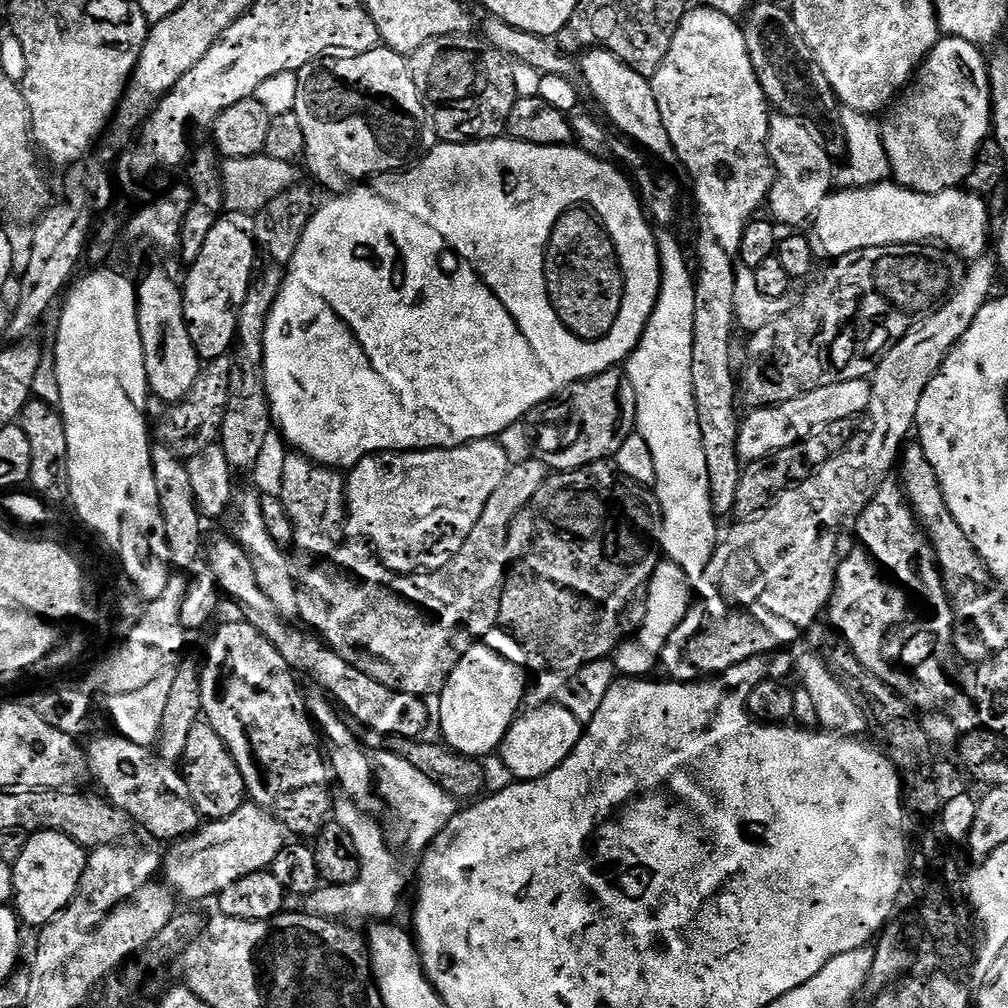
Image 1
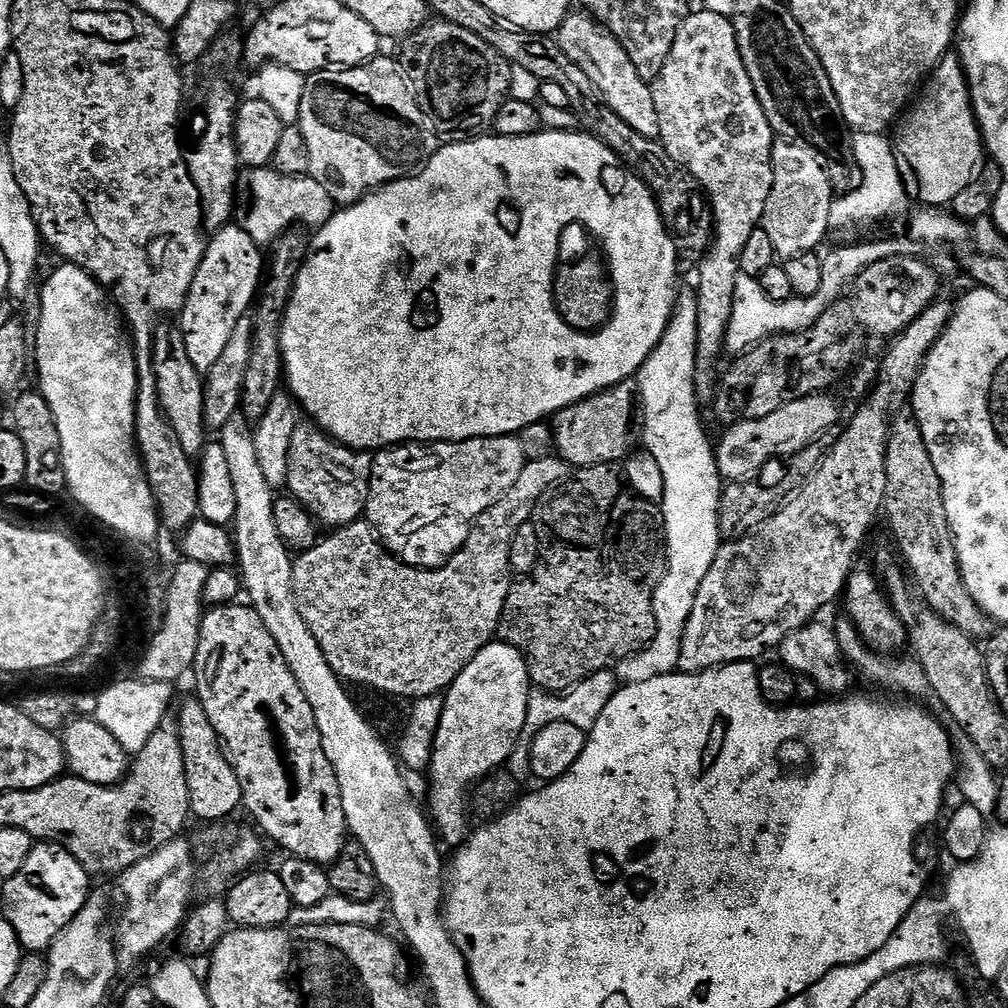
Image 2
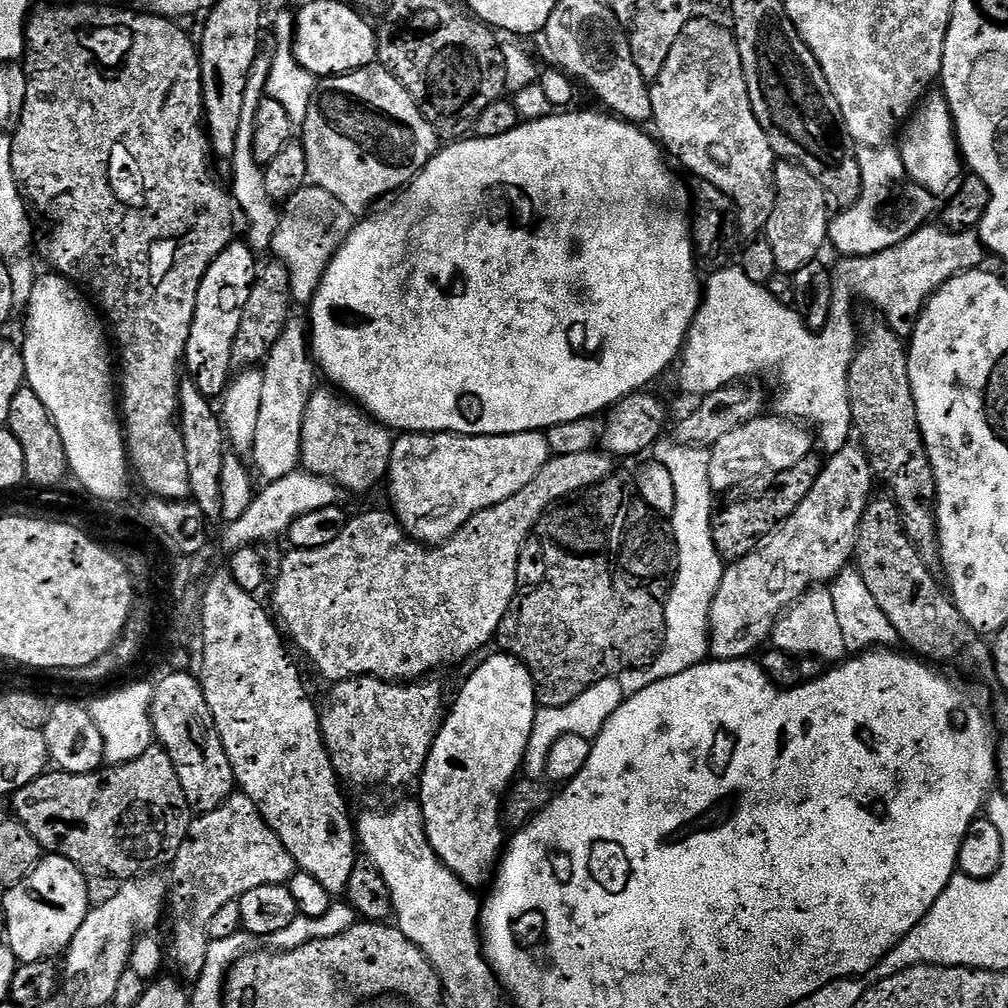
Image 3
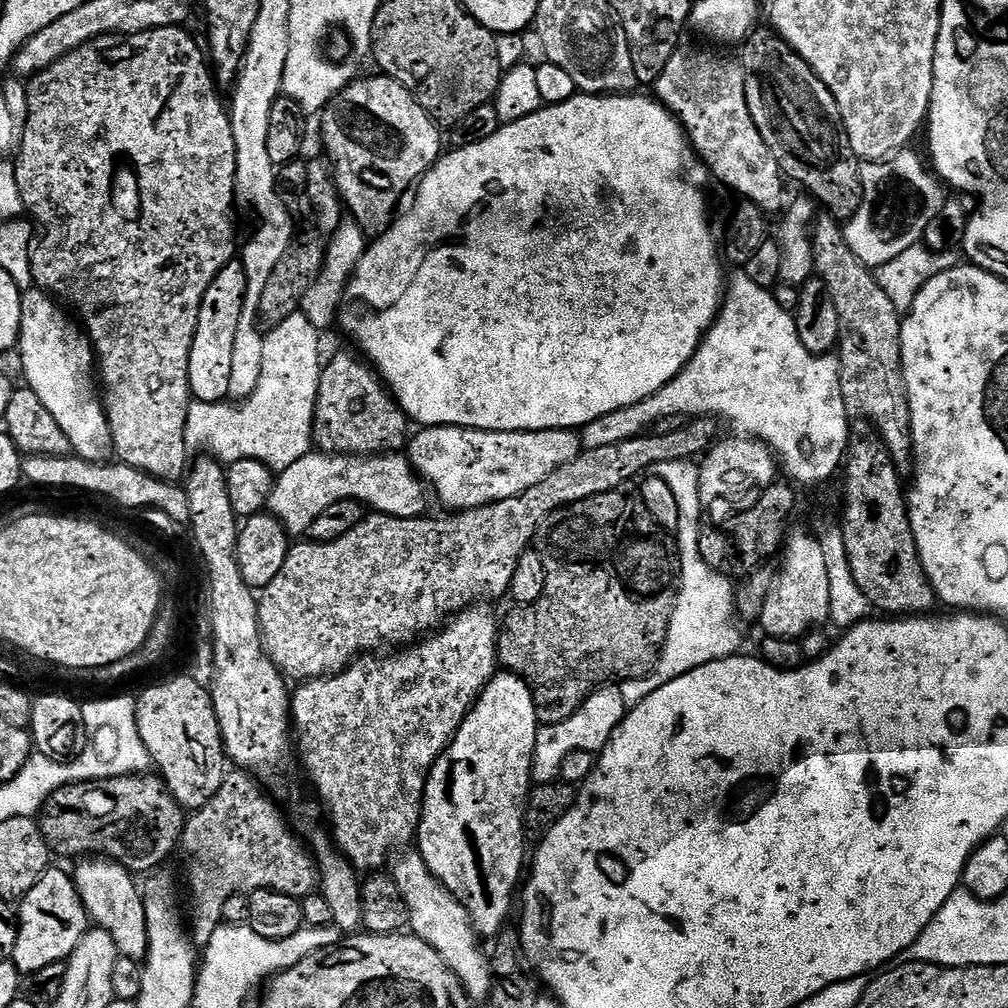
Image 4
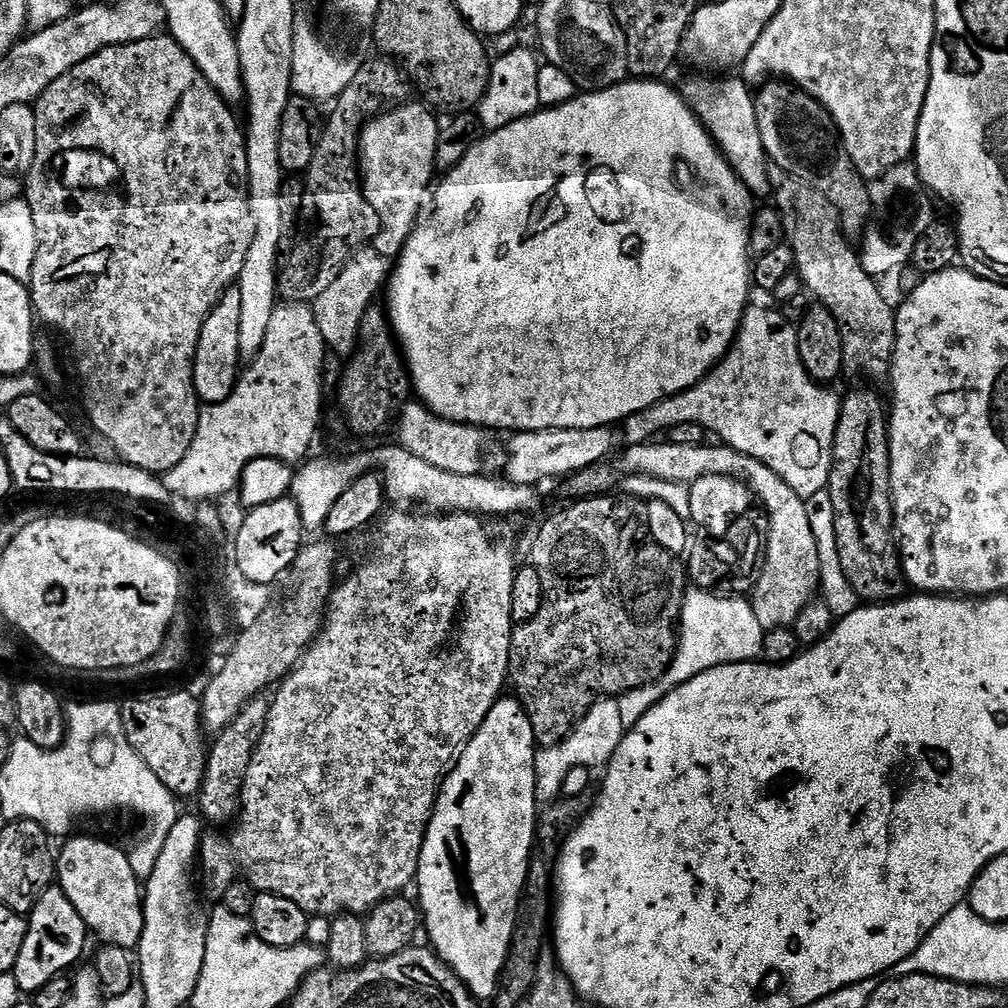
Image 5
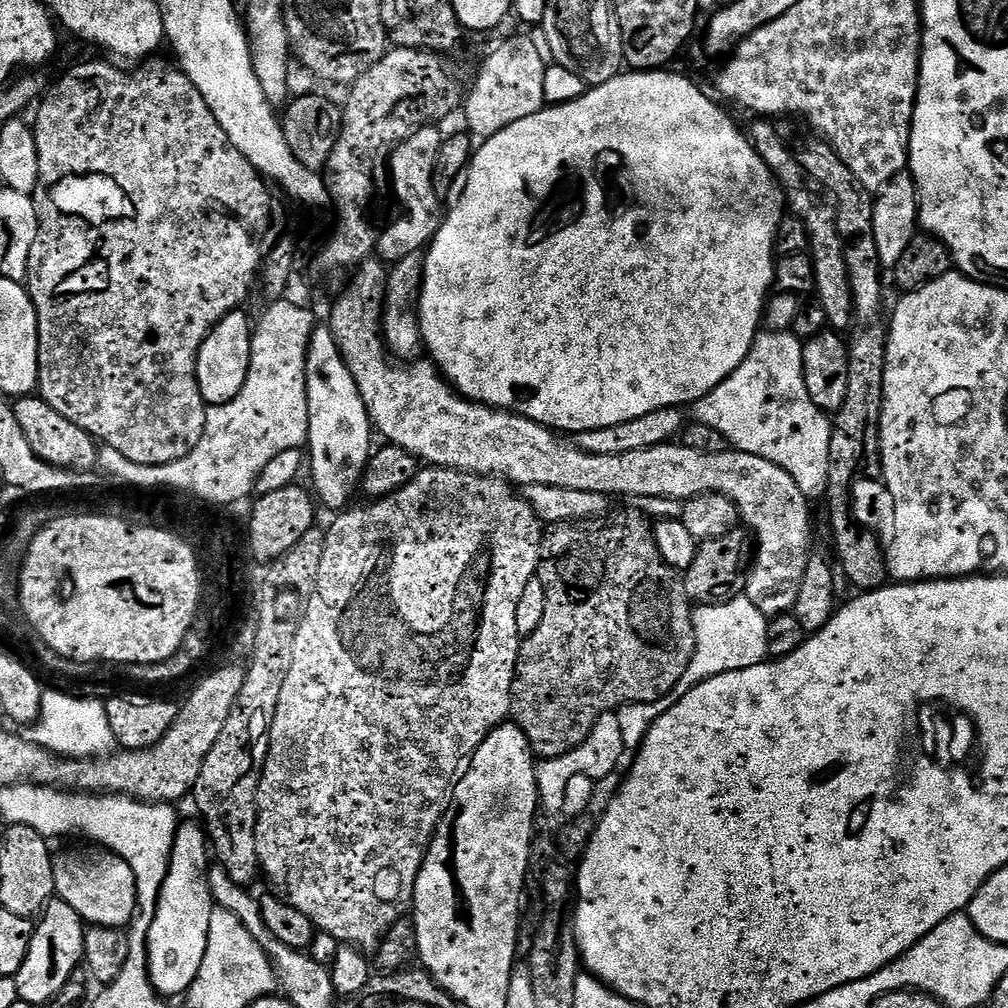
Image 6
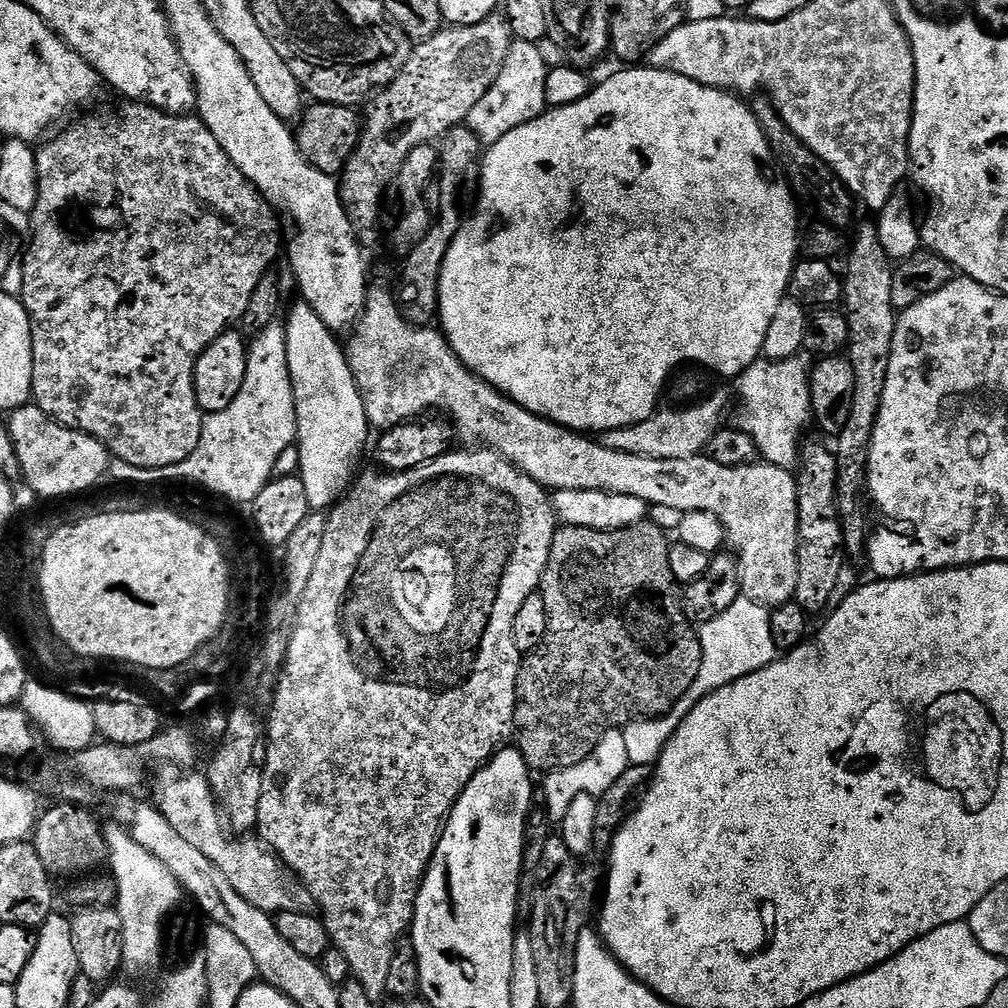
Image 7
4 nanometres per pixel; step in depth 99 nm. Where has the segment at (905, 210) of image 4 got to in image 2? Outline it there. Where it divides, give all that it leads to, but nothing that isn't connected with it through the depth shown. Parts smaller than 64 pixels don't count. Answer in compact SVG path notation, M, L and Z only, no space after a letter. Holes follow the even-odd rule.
M853 131L852 145L854 158L858 158L858 166L862 170L862 186L858 186L858 190L853 192L845 192L834 200L829 222L835 231L848 230L855 224L868 224L871 220L884 220L887 216L902 211L908 204L909 189L904 175L900 173L893 141L883 132Z

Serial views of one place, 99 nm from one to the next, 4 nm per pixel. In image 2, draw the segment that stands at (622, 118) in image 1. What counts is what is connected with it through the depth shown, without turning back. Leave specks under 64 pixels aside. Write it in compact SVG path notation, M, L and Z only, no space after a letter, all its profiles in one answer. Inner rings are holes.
M572 10L560 24L558 39L562 50L566 50L566 54L570 54L570 58L574 58L574 62L578 62L586 74L590 74L594 86L606 94L606 102L614 106L615 112L627 124L634 126L638 134L646 134L646 138L655 140L659 137L658 110L654 106L649 81L638 78L638 70L634 62L630 62L624 45L606 25L583 10Z

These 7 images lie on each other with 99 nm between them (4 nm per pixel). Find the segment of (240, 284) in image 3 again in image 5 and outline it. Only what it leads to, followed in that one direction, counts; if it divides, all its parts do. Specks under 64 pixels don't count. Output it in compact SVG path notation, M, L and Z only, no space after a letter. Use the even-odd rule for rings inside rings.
M229 286L224 289L220 301L212 307L202 326L202 334L196 347L196 361L192 367L192 381L196 387L196 395L205 405L222 402L236 389L238 373L242 368L238 350L238 322L241 321L241 315L242 294L239 287Z

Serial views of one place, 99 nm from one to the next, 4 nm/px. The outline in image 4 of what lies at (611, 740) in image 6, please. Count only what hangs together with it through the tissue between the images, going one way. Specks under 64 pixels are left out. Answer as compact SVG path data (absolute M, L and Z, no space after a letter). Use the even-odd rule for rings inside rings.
M601 686L589 696L588 701L578 711L570 714L570 718L566 718L566 722L537 727L536 745L532 755L532 784L553 783L559 777L560 767L568 754L575 752L599 754L610 742L614 730L620 727L625 715L626 709L619 687Z

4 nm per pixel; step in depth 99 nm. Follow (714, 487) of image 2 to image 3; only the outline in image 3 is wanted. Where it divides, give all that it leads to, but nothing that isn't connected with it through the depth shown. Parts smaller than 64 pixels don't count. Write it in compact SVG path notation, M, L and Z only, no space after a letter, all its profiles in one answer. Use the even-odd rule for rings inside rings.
M664 443L655 445L654 458L662 466L666 466L666 470L670 470L670 479L674 481L676 501L674 514L670 518L670 531L676 541L678 553L676 579L672 582L668 601L664 603L666 634L662 650L652 664L648 664L645 668L631 668L620 675L618 679L625 697L638 694L638 690L646 690L646 686L654 686L654 682L662 682L674 674L682 674L682 670L690 670L696 664L705 663L710 652L708 615L725 570L712 537L714 489L710 482L708 452L702 448L694 448L691 444Z

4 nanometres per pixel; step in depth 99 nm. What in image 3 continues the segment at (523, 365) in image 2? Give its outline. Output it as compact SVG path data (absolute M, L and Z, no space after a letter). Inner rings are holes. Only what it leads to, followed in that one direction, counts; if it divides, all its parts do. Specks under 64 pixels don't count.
M564 110L541 120L521 122L514 130L510 130L510 134L502 134L498 138L460 138L449 143L452 144L449 148L441 147L433 156L432 161L412 179L408 187L401 188L387 203L380 206L385 206L385 208L377 207L363 217L365 220L361 224L360 221L353 223L351 232L344 237L340 247L333 252L332 261L328 264L324 277L320 279L320 285L310 305L310 311L312 311L310 352L314 357L315 367L322 373L323 379L325 376L329 380L325 381L333 389L339 390L349 400L359 404L361 409L367 412L377 424L383 424L385 428L395 430L400 434L457 432L463 436L505 436L519 432L544 432L560 423L574 422L588 417L596 418L607 413L608 409L617 404L619 400L624 400L634 392L647 389L651 380L658 379L671 364L672 368L677 363L687 338L688 328L700 307L702 284L700 280L696 281L698 269L696 257L692 255L690 216L687 211L684 213L684 204L680 201L679 194L676 193L676 180L672 177L671 170L668 169L669 161L666 159L661 145L651 135L648 137L643 132L645 130L643 127L623 118L617 118L615 115L605 114L603 111L600 111L601 113L572 111Z

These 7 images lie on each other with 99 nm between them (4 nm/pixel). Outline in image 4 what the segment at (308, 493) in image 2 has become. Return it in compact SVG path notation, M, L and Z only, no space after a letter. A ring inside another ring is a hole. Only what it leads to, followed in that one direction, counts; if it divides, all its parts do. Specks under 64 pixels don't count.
M353 352L338 353L320 369L316 413L312 423L315 447L334 456L399 453L410 439L408 415L400 409L400 404L392 397L379 375Z

